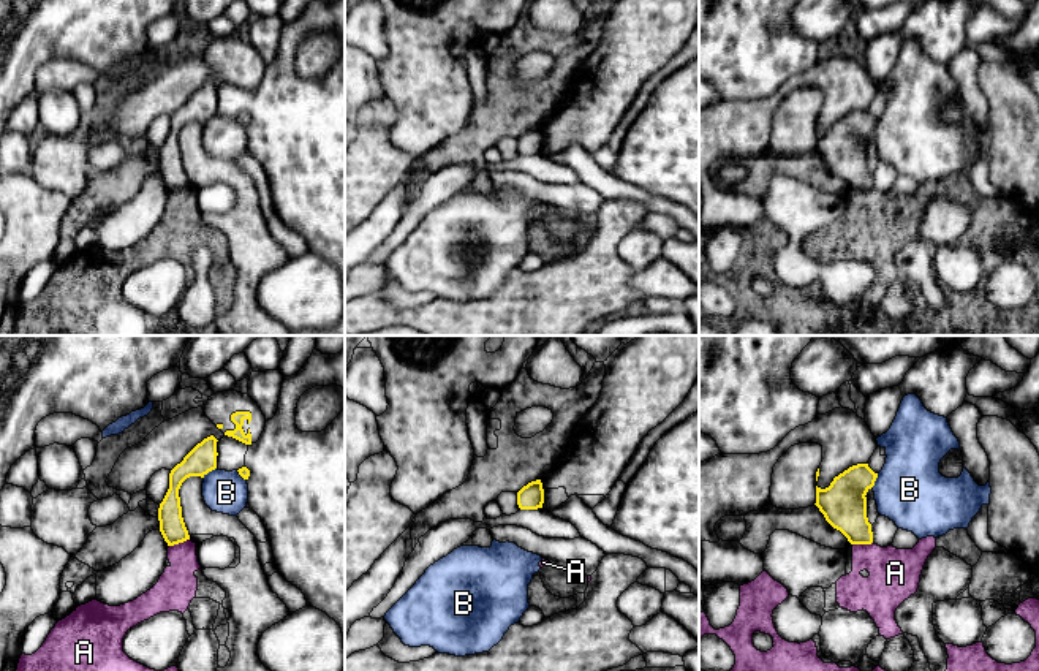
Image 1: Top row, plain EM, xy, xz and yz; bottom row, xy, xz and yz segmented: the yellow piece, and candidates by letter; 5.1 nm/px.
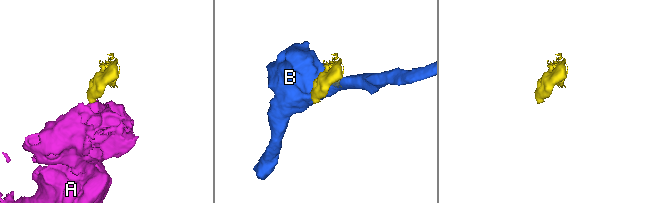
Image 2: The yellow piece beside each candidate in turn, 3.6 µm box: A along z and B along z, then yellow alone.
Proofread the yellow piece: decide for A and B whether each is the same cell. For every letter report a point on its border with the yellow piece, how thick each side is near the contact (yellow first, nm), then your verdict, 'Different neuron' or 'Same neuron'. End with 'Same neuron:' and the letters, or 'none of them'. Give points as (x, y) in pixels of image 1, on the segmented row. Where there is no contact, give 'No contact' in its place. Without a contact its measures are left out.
A: Touches yellow at xy (179, 542). Thickness 130 nm (yellow) against 200 nm. Different neuron
B: Touches yellow at xy (209, 470). Thickness 150 nm (yellow) against 220 nm. Different neuron
Same neuron: none of them

